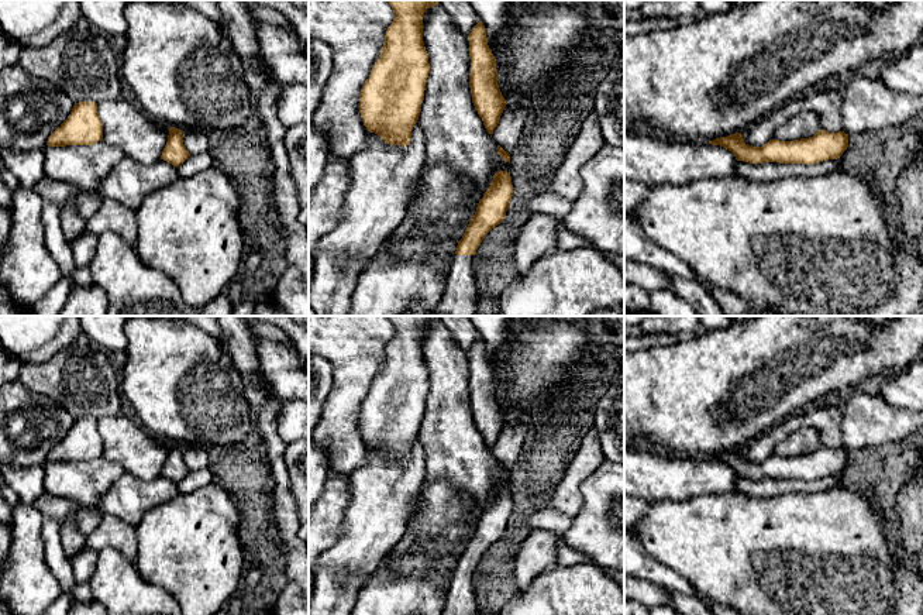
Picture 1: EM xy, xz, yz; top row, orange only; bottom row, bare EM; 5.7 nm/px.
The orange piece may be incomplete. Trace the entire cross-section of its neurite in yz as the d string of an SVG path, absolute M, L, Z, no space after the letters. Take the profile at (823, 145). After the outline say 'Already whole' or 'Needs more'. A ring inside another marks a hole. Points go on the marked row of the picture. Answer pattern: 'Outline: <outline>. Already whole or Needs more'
Outline: M819 130L813 137L795 141L769 140L762 147L744 142L743 134L736 133L709 141L731 151L737 161L750 164L781 162L781 164L817 164L837 159L848 147L848 134L844 131L829 133Z. Already whole

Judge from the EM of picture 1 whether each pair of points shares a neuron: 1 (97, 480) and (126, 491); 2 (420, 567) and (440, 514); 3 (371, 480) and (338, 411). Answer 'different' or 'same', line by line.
1: different
2: same
3: different

